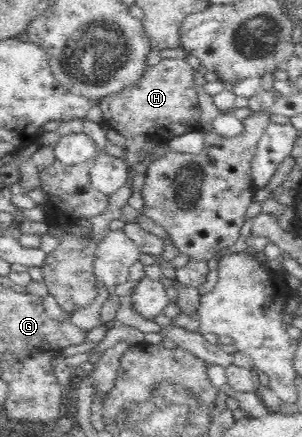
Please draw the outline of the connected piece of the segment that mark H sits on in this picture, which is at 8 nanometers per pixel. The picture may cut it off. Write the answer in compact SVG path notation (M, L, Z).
M181 57L162 58L142 78L138 78L135 85L100 98L99 108L103 111L104 123L129 141L142 133L162 143L200 129L202 114L199 94L195 88L194 70Z

